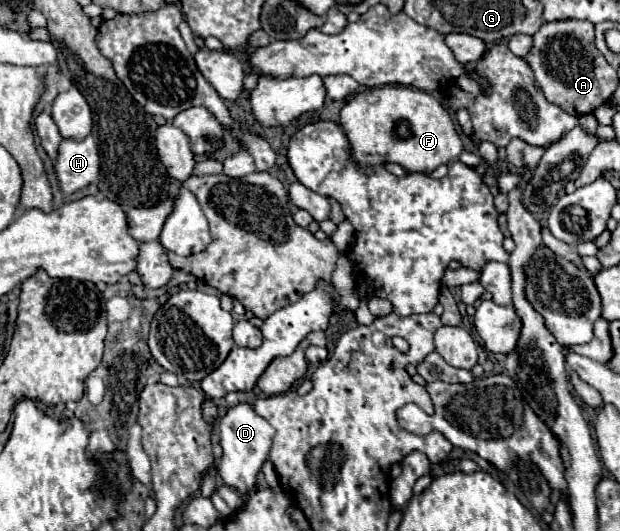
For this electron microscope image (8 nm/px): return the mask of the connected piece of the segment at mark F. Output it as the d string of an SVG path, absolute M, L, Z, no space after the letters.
M382 86L354 94L340 110L340 126L346 132L354 162L370 174L386 162L400 164L406 172L432 172L440 164L458 160L462 140L448 110L432 94L406 88Z

